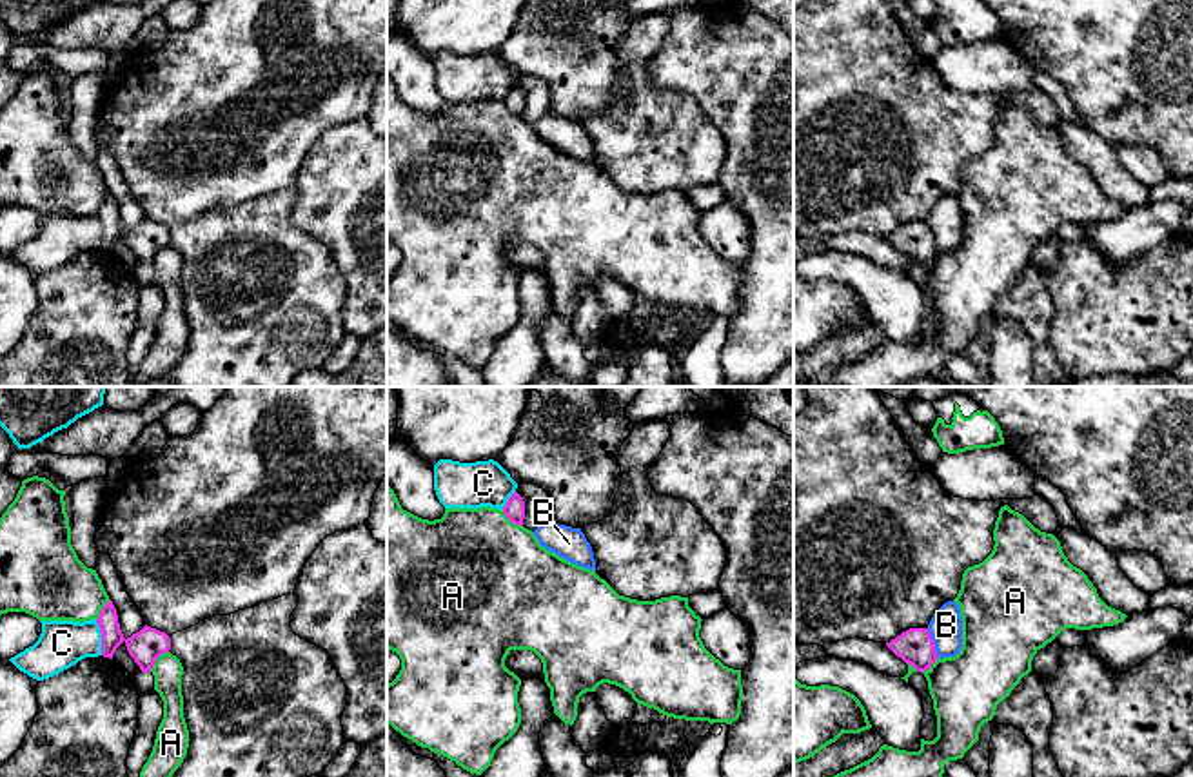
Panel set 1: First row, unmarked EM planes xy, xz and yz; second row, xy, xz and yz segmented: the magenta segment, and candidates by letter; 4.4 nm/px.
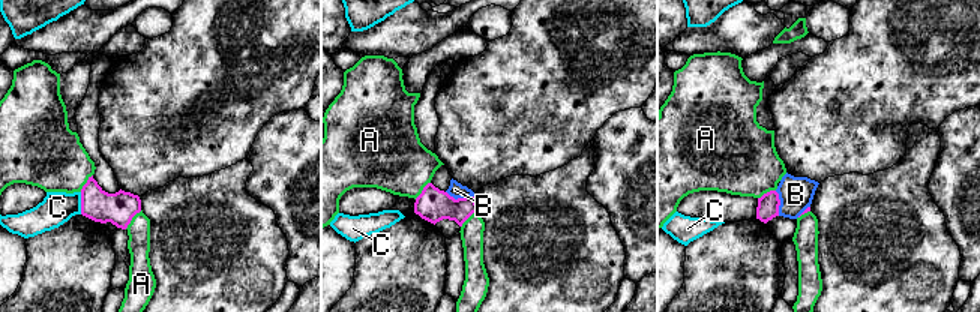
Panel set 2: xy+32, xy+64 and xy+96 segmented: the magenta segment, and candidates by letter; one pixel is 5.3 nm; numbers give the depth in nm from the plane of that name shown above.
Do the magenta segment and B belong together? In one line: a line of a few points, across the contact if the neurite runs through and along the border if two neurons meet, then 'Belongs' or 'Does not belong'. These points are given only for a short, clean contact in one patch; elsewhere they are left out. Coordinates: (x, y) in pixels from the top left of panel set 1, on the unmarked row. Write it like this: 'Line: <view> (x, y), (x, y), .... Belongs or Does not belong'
Line: yz (926, 222), (937, 251). Does not belong

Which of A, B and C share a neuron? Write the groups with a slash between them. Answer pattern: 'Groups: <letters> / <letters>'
Groups: A / B / C

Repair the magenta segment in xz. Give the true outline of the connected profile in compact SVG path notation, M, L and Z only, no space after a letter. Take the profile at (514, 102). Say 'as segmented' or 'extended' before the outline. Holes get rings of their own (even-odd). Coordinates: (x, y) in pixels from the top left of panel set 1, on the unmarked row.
as segmented | M518 85L508 91L507 98L503 100L503 107L510 113L510 116L523 120L525 94Z

